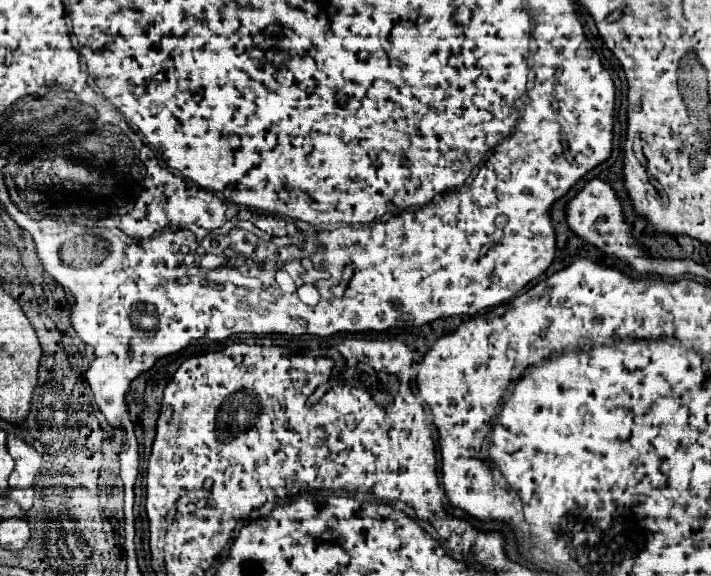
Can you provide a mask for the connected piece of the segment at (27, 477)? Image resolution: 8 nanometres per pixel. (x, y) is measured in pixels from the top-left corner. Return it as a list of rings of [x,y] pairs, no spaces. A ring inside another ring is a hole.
[[[10,435],[8,437],[8,451],[16,463],[12,475],[10,475],[10,487],[12,489],[26,489],[34,483],[34,477],[40,471],[42,457],[40,453],[28,445],[24,439]]]

